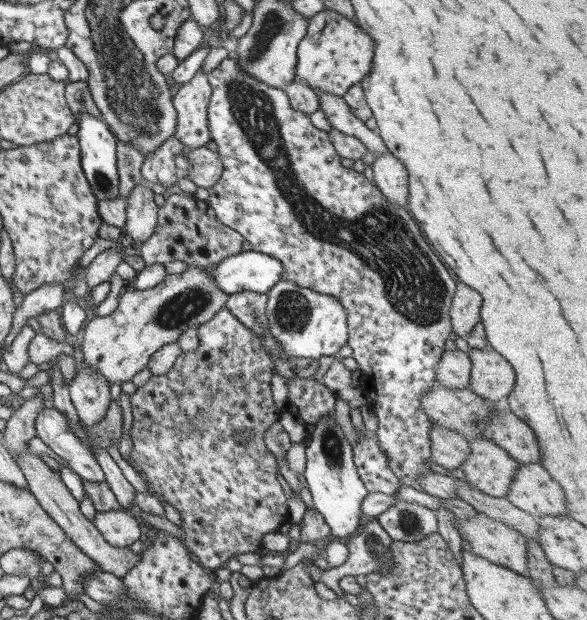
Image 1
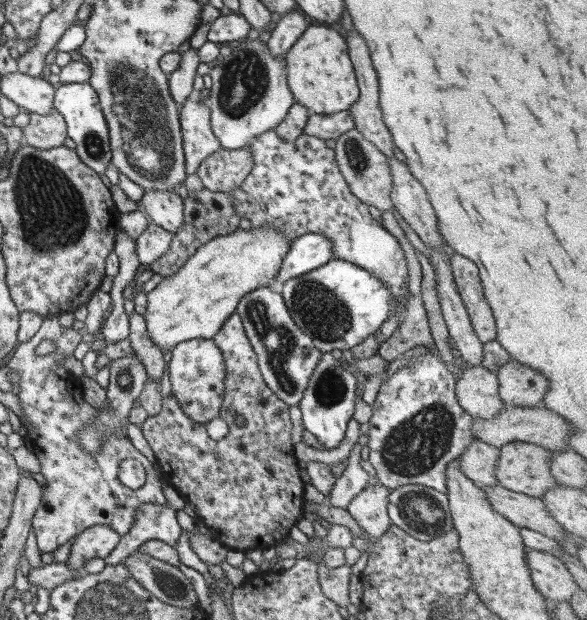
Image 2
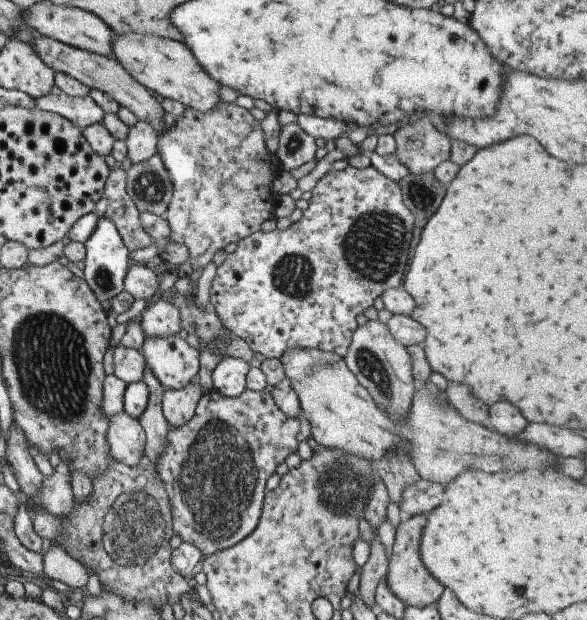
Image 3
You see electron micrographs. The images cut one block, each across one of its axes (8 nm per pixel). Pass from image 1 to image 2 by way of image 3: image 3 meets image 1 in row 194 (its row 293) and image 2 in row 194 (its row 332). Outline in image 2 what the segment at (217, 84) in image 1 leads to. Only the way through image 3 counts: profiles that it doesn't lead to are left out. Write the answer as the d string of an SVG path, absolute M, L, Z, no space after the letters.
M274 130L260 134L252 140L246 148L253 161L253 169L245 177L237 190L231 192L234 198L232 207L241 217L247 218L253 227L267 225L284 232L288 240L301 236L306 232L319 233L326 236L332 242L333 260L346 260L364 271L369 271L373 276L382 280L382 283L390 292L390 310L387 320L393 315L394 297L405 294L404 282L407 281L407 267L403 251L397 243L397 239L383 229L364 205L347 187L343 176L339 173L334 150L325 147L321 138L315 136L299 135L295 140L282 140Z

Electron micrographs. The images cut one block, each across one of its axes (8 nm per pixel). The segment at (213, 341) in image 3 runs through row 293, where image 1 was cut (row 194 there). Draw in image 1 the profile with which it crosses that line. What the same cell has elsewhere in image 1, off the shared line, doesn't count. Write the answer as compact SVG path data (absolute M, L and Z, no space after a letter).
M170 194L165 197L163 206L158 207L153 233L133 249L145 265L181 260L188 267L208 267L225 257L241 252L245 249L245 242L239 232L235 232L215 218L206 201L196 199L193 195L186 197L181 194Z

